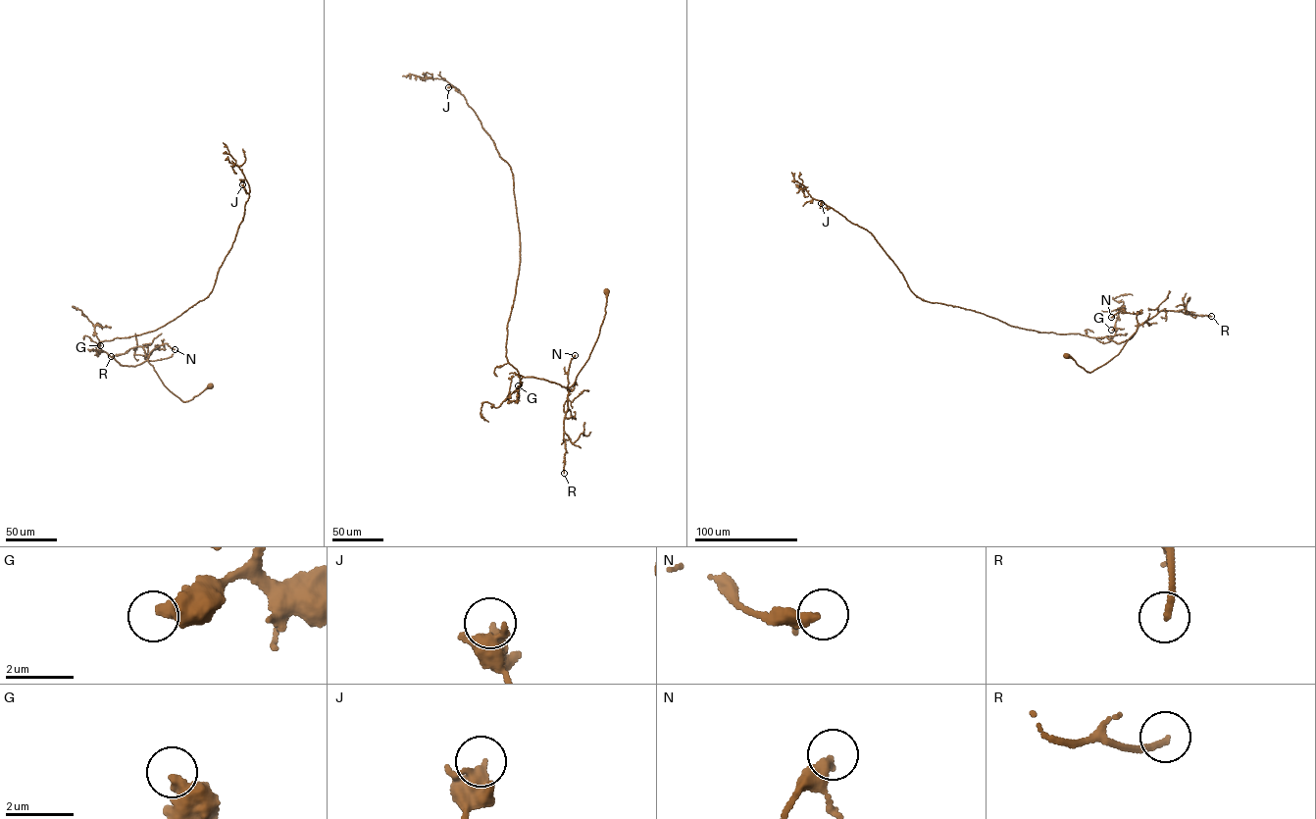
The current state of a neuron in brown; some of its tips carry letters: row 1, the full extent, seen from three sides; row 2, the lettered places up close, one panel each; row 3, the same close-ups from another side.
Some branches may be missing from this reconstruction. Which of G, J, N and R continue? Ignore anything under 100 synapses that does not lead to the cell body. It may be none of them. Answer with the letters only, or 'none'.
none

